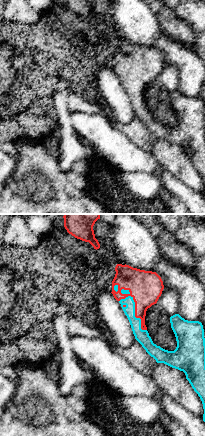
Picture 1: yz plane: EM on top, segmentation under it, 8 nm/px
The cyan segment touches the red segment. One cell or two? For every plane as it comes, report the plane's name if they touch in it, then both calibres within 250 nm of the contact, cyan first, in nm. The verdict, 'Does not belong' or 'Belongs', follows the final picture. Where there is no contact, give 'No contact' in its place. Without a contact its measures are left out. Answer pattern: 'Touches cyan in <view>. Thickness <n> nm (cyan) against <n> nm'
Touches cyan in yz. Thickness 110 nm (cyan) against 260 nm

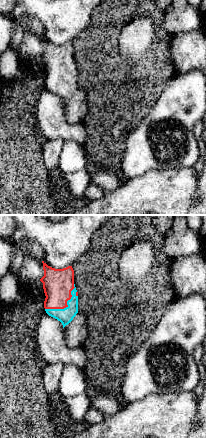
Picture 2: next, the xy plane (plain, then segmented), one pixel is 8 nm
Touches cyan in xy. Thickness 120 nm (cyan) against 240 nm

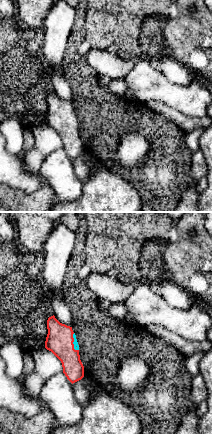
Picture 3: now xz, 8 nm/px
Touches cyan in xz. Thickness 50 nm (cyan) against 220 nm

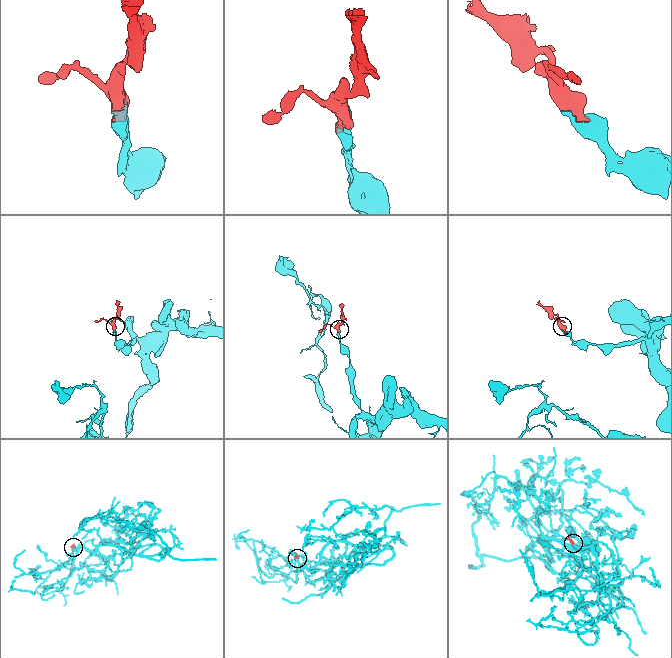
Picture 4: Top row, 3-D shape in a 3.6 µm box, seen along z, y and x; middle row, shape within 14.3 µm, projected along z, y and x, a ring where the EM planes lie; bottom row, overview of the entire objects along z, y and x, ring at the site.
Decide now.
Belongs

